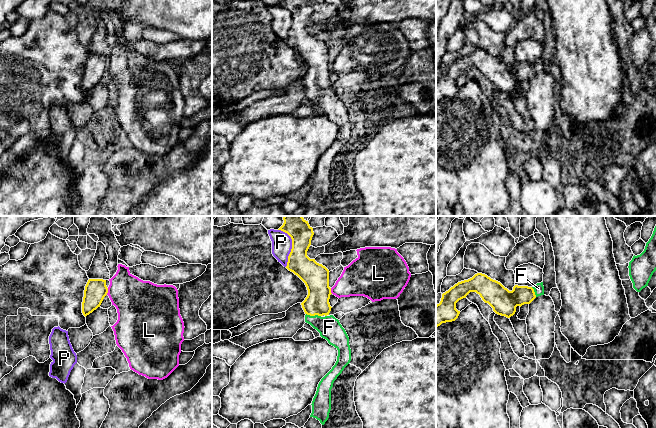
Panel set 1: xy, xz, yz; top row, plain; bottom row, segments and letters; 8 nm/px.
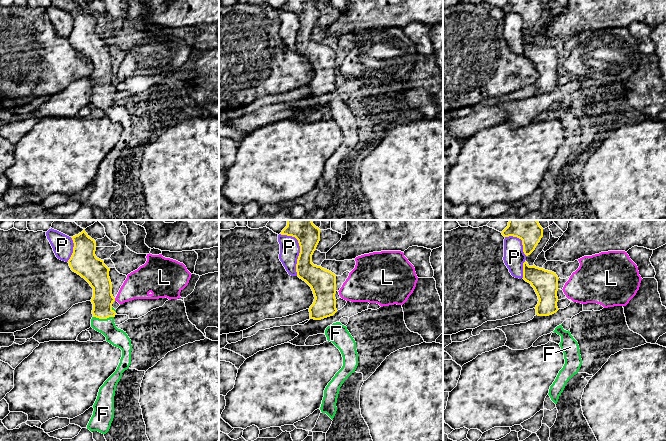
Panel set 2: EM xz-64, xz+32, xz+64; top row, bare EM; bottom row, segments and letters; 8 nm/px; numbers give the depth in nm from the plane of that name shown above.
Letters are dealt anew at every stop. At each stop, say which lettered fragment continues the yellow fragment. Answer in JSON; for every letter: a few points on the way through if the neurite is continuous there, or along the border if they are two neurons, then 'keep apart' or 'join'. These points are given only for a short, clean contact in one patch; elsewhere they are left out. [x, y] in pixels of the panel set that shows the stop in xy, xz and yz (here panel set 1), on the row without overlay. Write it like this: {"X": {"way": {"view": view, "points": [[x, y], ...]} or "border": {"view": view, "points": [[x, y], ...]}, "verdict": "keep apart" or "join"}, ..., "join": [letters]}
{"F": {"way": {"view": "xz", "points": [[317, 77], [314, 82], [313, 91], [323, 101], [329, 103]]}, "verdict": "join"}, "L": {"border": {"view": "xy", "points": [[108, 64], [106, 70]]}, "verdict": "keep apart"}, "P": {"verdict": "keep apart"}, "join": ["F"]}

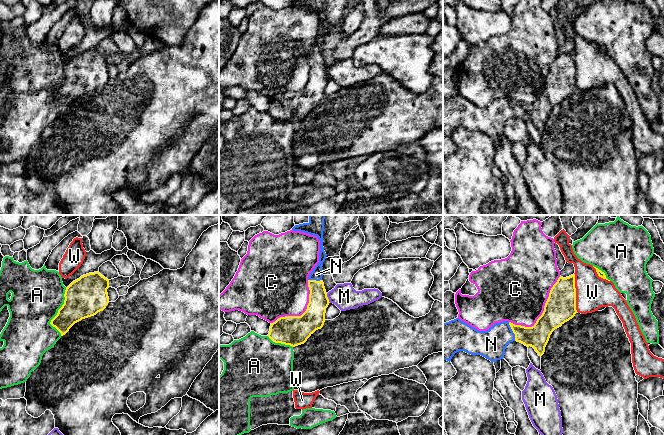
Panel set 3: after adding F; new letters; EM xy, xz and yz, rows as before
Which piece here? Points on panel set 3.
{"A": {"verdict": "keep apart"}, "C": {"verdict": "keep apart"}, "M": {"border": {"view": "xz", "points": [[326, 69], [330, 78]]}, "verdict": "keep apart"}, "N": {"way": {"view": "yz", "points": [[537, 112], [512, 106], [502, 109], [491, 120]]}, "verdict": "join"}, "W": {"verdict": "keep apart"}, "join": ["N"]}

